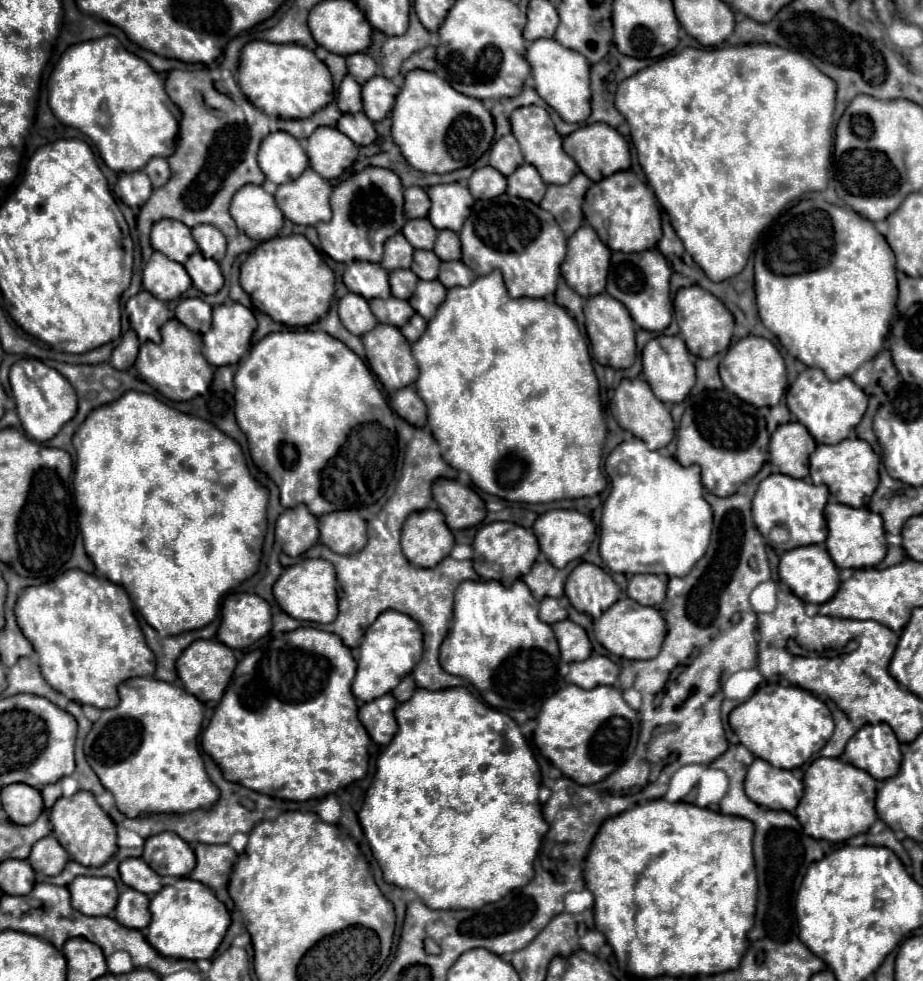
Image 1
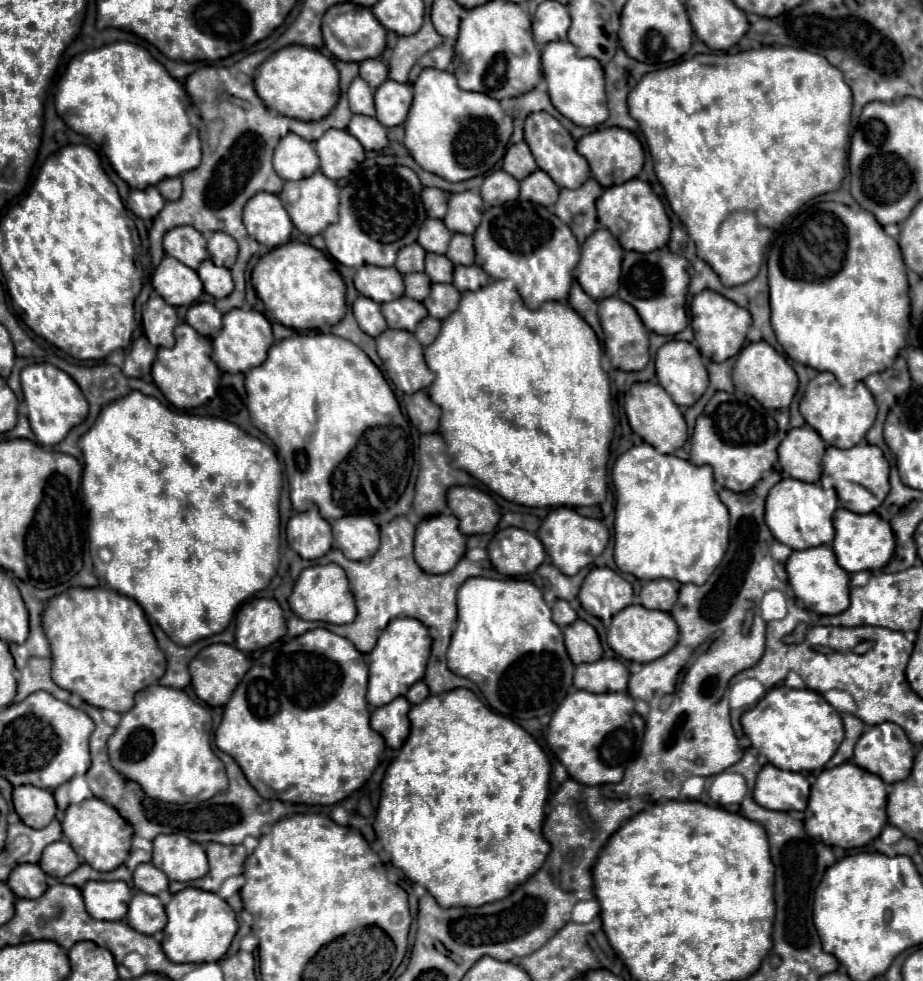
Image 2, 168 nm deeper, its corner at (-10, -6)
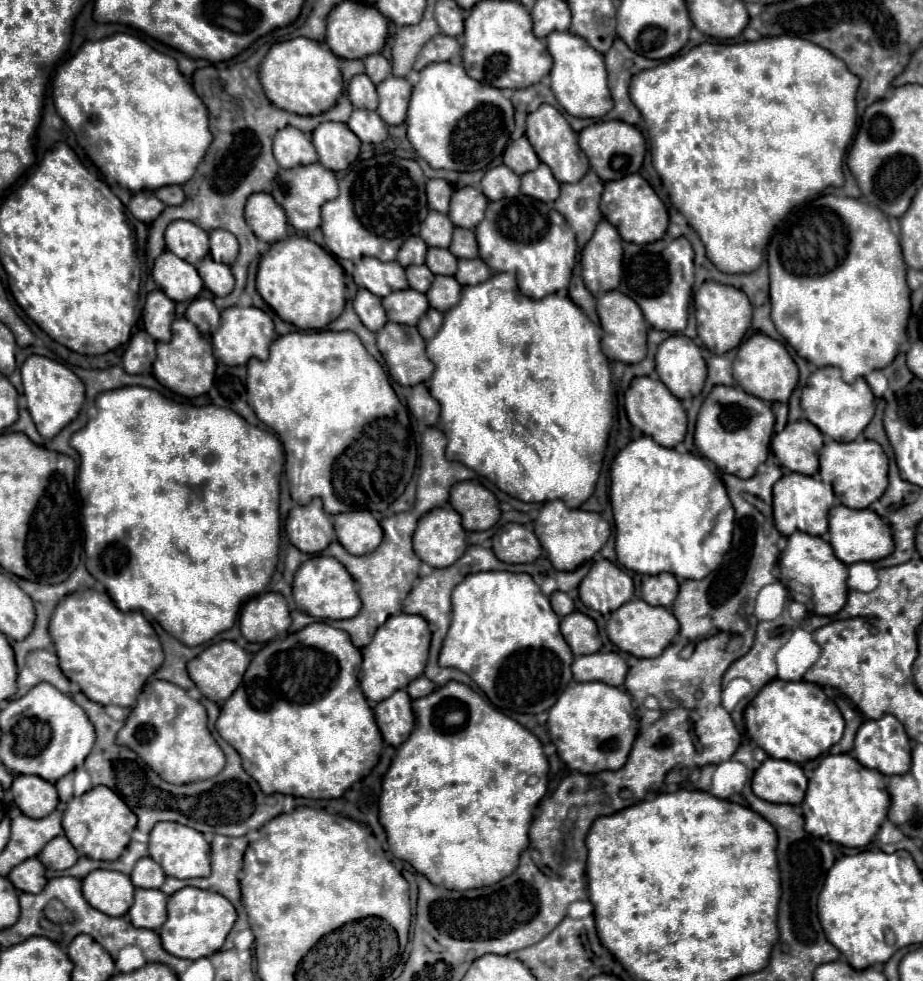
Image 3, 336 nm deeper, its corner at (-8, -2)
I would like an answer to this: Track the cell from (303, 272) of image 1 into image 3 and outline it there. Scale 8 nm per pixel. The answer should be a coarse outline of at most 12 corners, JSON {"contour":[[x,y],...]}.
{"contour":[[302,235],[270,245],[256,289],[280,319],[324,329],[344,311],[334,255]]}

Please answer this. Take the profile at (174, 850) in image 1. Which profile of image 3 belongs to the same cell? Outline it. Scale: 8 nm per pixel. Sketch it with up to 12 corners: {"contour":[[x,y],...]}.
{"contour":[[160,821],[150,857],[168,877],[208,877],[210,843],[196,829]]}

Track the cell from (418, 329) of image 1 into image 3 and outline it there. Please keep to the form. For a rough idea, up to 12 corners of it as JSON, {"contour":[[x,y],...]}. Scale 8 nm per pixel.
{"contour":[[436,309],[418,321],[418,331],[428,341],[442,325],[442,313]]}

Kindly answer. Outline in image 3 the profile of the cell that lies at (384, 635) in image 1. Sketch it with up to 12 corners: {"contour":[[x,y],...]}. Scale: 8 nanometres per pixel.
{"contour":[[398,613],[362,647],[360,689],[378,703],[426,667],[430,629]]}

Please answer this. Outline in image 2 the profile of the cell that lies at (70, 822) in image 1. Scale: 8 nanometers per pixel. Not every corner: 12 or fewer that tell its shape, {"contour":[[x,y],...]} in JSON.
{"contour":[[96,797],[70,805],[62,831],[96,871],[114,871],[134,833]]}

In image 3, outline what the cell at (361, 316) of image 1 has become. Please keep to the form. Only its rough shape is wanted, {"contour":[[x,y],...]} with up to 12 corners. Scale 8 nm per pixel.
{"contour":[[358,289],[354,311],[370,331],[388,321],[380,301],[368,289]]}

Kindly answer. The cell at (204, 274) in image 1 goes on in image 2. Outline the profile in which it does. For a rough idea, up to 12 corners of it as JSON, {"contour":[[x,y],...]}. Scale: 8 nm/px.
{"contour":[[210,259],[198,267],[204,291],[224,299],[234,289],[230,271]]}

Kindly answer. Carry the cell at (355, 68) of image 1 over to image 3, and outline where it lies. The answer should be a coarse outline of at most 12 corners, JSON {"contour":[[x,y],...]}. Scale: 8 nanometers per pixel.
{"contour":[[384,55],[364,59],[372,83],[384,81],[392,65]]}

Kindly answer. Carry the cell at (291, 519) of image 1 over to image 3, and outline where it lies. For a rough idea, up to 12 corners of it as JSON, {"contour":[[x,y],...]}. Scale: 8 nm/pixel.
{"contour":[[320,499],[288,513],[286,533],[308,555],[336,539]]}

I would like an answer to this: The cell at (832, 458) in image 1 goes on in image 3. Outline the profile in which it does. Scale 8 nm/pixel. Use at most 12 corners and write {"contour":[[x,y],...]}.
{"contour":[[826,441],[820,477],[866,509],[888,487],[876,441]]}

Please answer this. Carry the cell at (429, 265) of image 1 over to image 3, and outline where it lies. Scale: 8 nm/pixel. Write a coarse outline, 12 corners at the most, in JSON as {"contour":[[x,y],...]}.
{"contour":[[430,247],[426,265],[434,275],[454,275],[458,259]]}

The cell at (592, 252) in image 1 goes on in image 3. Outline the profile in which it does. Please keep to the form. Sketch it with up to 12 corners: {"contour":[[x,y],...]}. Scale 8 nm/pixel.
{"contour":[[600,221],[582,249],[582,277],[598,297],[620,283],[622,237]]}

